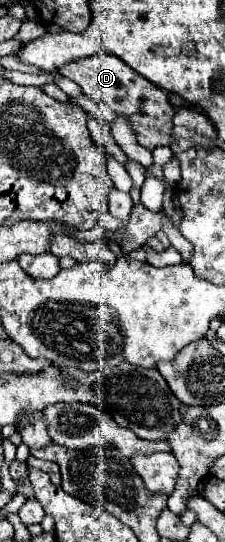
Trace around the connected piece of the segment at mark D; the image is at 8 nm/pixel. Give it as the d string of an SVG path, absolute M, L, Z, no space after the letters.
M94 54L90 58L80 58L74 62L68 62L66 66L58 68L58 72L72 82L76 82L88 98L92 98L98 104L104 104L112 108L118 116L124 116L130 120L130 128L134 130L138 144L146 150L154 150L158 146L170 146L172 142L172 118L174 108L168 102L168 96L164 90L154 86L150 80L138 76L126 62L112 54Z

